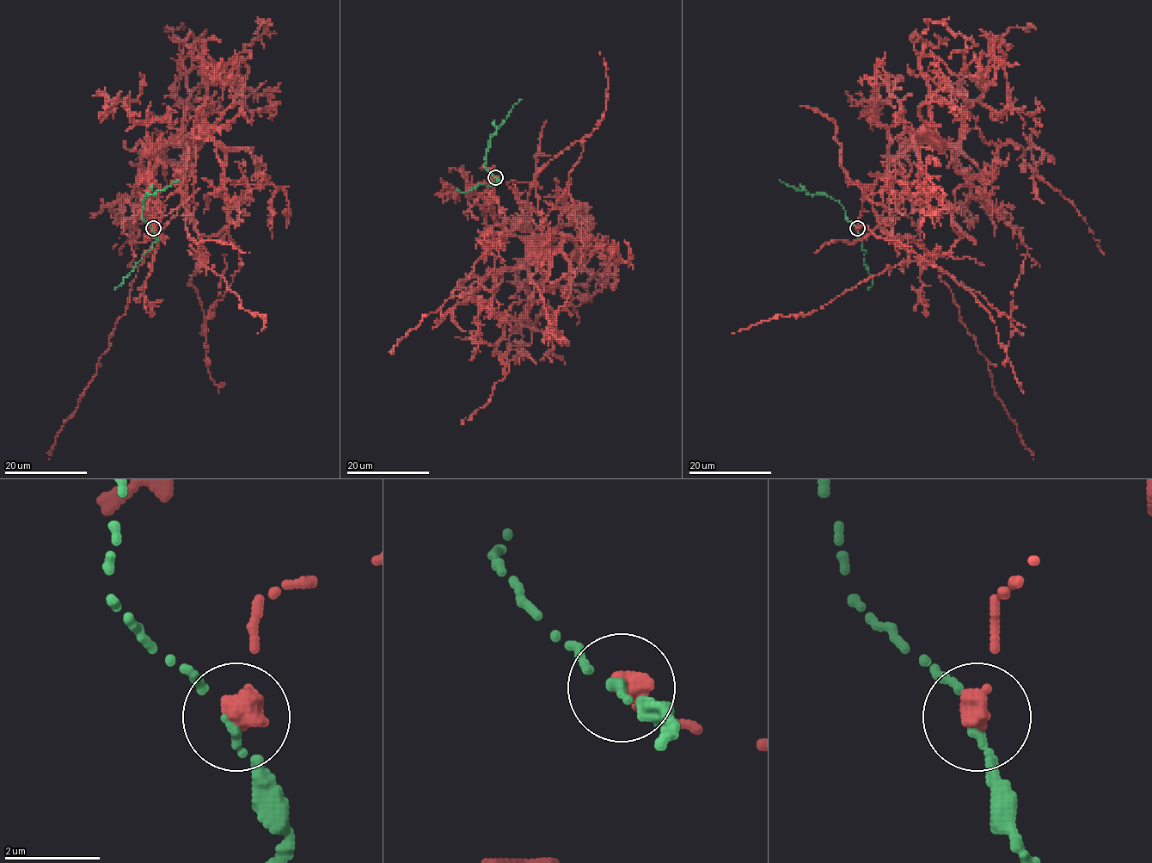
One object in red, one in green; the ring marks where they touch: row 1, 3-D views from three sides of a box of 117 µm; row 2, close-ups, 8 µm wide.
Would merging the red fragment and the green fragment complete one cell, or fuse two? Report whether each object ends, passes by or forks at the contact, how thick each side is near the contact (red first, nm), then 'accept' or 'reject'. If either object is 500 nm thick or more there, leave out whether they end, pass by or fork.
red ends there; green passes by; 480 nm thick on the red side, 140 nm on the other; reject

